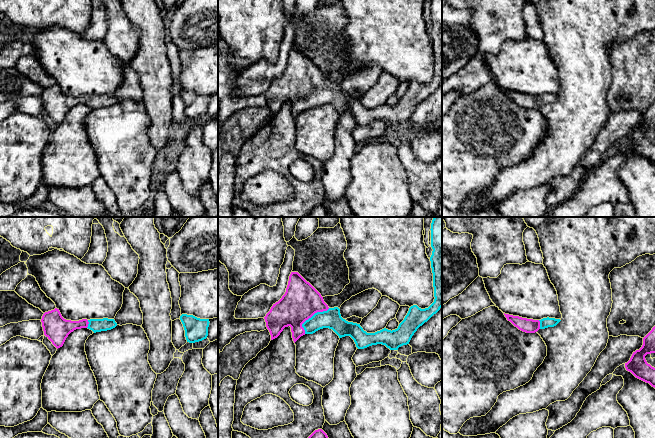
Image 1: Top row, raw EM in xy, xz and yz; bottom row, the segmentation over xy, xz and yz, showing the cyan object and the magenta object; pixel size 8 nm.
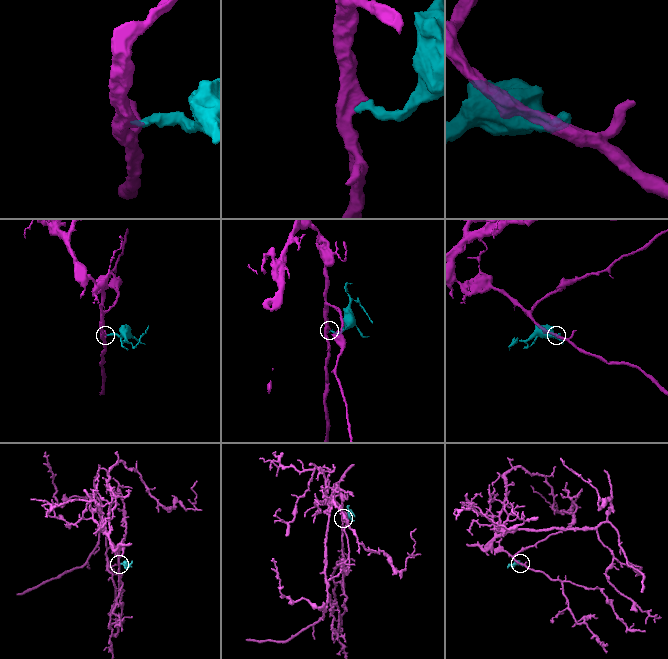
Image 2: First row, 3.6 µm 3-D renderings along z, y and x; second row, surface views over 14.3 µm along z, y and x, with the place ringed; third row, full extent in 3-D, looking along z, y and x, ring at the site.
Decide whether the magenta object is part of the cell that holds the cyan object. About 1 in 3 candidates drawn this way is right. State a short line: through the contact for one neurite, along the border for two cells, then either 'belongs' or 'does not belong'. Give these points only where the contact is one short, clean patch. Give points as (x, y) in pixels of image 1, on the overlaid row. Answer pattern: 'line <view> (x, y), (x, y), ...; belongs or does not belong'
line xz (331, 319), (322, 316), (312, 316), (302, 306), (301, 301); belongs

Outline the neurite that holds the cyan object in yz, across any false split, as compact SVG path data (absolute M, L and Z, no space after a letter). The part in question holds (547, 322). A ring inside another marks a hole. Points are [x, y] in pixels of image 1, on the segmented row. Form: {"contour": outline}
{"contour": "M505 313L504 315L507 318L507 320L510 321L515 327L526 333L535 333L539 329L554 327L561 321L560 319L549 317L543 318L541 320L533 320Z"}

